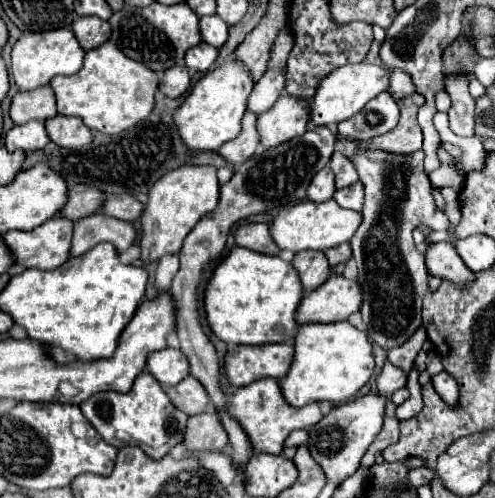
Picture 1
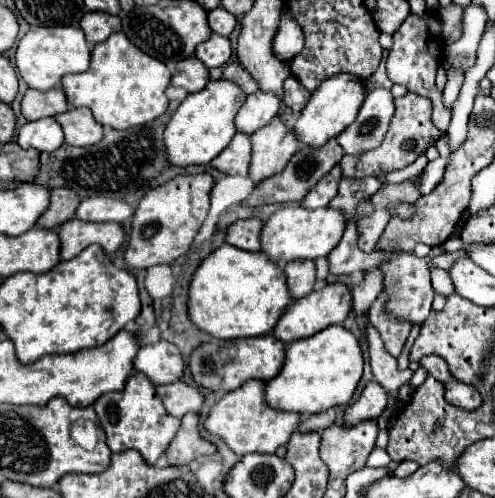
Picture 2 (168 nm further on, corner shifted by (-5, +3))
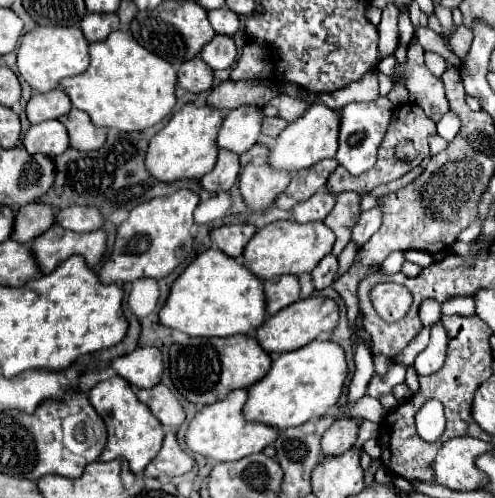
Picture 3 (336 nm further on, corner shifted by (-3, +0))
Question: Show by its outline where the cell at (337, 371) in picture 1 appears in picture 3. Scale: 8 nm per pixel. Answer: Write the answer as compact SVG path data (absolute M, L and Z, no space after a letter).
M317 339L301 349L281 353L273 359L271 371L249 387L249 399L243 407L245 419L267 423L277 429L289 429L311 419L319 419L339 401L345 379L347 359L339 343Z

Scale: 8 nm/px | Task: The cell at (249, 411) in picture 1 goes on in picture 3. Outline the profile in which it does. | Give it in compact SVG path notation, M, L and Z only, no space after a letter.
M235 389L223 401L203 407L203 411L197 413L189 423L185 435L187 447L195 453L205 455L211 461L237 461L261 453L265 447L273 445L279 435L277 429L269 429L269 425L253 425L253 421L245 421L245 417L241 417L245 397L247 397L245 389Z

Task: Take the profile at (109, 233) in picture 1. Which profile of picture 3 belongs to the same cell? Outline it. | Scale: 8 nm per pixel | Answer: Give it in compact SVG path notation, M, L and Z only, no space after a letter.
M53 225L49 231L39 235L33 243L33 253L41 265L41 273L51 273L57 269L59 261L69 259L71 255L83 255L89 267L95 267L107 249L107 233L97 229L93 233L69 233L59 225Z

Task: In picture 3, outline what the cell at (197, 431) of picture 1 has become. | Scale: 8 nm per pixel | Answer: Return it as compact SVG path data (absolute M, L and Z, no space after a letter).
M171 429L171 431L165 433L161 451L147 465L143 475L155 477L155 479L171 479L171 477L177 477L177 475L191 471L193 465L195 465L193 457L181 449L181 445L177 441L177 431Z

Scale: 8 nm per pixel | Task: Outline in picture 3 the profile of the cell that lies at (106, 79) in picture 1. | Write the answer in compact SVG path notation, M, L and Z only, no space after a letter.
M113 31L107 41L89 45L91 65L85 73L61 81L71 103L89 113L93 125L121 131L143 131L163 121L175 107L175 69L143 49L129 31Z

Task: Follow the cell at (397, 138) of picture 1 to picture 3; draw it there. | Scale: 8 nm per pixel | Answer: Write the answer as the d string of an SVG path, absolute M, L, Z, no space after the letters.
M407 103L407 105L401 105L393 111L393 117L391 117L391 123L389 123L389 129L385 133L385 139L379 147L379 155L377 155L377 163L365 171L363 175L359 177L353 177L347 169L343 169L341 165L335 169L335 173L329 177L327 181L327 189L337 195L337 193L343 193L343 191L357 191L361 195L369 193L371 189L375 189L377 185L383 185L383 183L389 183L393 179L399 179L401 175L405 175L407 171L411 171L413 167L417 167L425 157L429 157L429 137L435 135L437 129L435 129L435 123L423 113L423 109L419 109L419 105L415 103Z

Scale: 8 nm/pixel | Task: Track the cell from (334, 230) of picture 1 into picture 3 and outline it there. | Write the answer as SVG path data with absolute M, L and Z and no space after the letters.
M273 221L259 229L255 237L247 243L243 251L243 265L251 269L257 277L261 279L271 279L275 275L301 275L305 271L313 271L315 265L331 253L333 247L333 231L327 229L323 221L313 221L313 223L297 223L297 221Z

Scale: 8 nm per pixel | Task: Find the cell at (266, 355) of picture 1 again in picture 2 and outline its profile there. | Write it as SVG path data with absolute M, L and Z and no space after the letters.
M273 334L239 340L209 340L191 352L189 370L197 388L207 388L211 392L231 392L251 378L263 382L267 378L275 378L275 374L283 368L283 350L285 344L275 340Z

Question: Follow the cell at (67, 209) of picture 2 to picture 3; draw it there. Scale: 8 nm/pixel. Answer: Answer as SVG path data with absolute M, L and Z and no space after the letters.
M29 203L15 209L15 229L11 239L29 243L53 225L53 207L45 203Z

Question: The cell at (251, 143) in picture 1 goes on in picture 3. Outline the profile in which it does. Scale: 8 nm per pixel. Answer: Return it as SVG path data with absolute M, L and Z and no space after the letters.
M219 151L219 159L217 159L215 169L211 173L207 173L205 177L201 177L201 185L213 193L227 191L235 185L239 169L241 169L239 157L233 157L233 153Z

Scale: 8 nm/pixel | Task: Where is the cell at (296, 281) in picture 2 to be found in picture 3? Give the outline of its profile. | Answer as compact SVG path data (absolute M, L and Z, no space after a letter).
M273 277L265 281L265 295L267 295L267 315L275 315L283 307L299 301L301 285L297 277Z

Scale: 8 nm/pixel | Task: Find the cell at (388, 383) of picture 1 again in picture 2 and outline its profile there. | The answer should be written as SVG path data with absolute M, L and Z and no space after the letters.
M369 382L363 388L359 400L345 408L341 422L343 422L343 426L357 426L365 420L377 420L379 414L385 410L385 404L387 404L385 388L381 384Z

